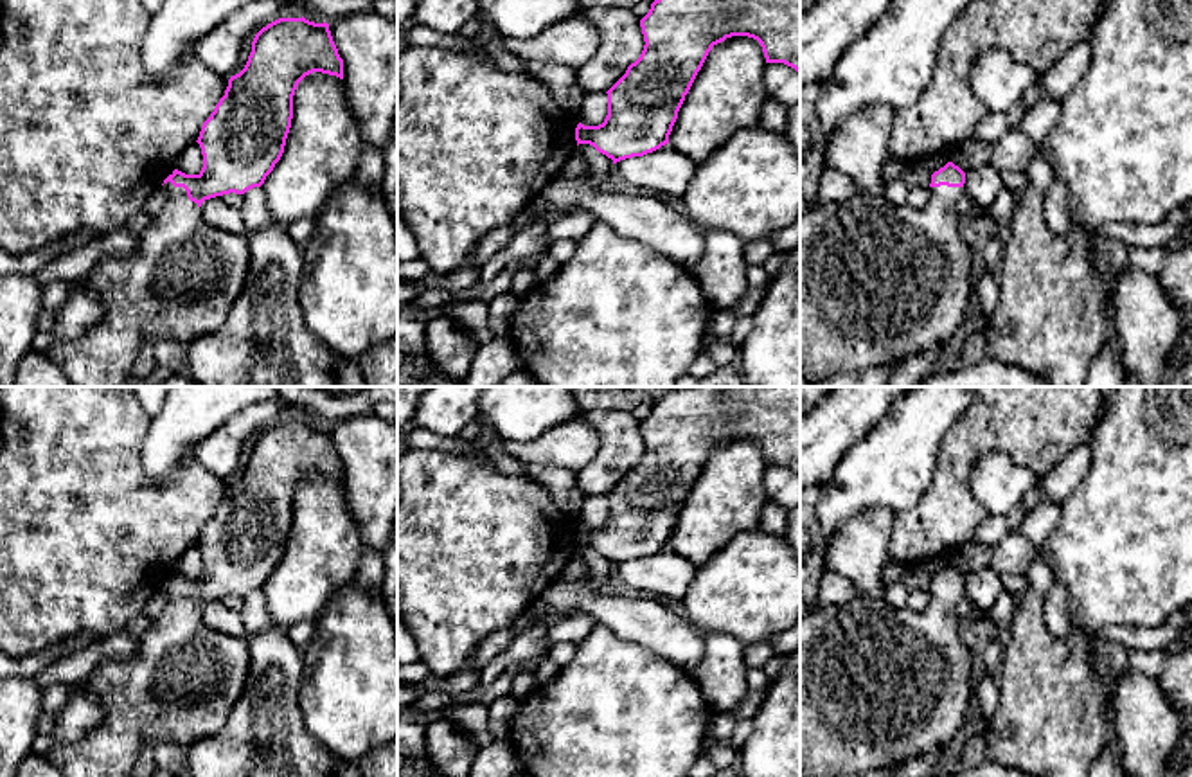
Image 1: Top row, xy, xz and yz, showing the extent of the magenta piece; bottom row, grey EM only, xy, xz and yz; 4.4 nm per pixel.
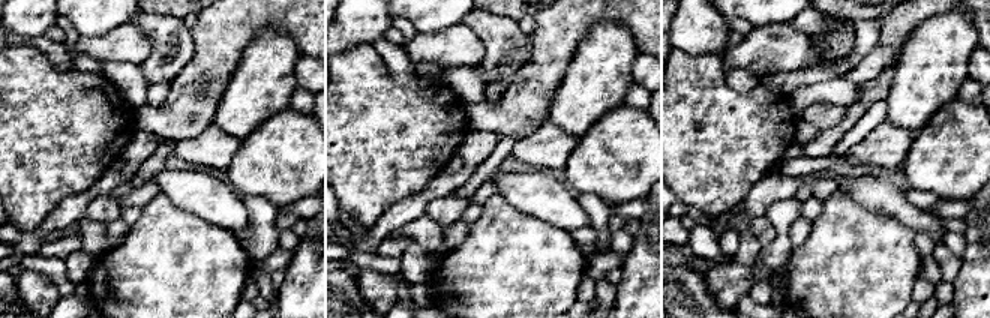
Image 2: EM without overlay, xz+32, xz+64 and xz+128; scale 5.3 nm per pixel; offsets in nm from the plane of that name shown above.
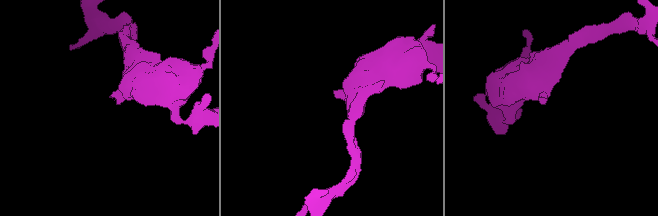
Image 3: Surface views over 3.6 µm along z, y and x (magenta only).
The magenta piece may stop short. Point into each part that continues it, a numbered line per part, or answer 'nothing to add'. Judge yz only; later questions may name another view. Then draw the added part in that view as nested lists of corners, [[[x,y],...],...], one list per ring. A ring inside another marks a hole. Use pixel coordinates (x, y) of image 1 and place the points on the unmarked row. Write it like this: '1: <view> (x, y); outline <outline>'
1: yz (878, 684); outline [[[930,590],[924,612],[894,608],[885,599],[818,606],[800,617],[800,775],[847,777],[899,766],[947,745],[965,725],[973,701],[973,649],[958,635],[956,604],[964,590]]]

